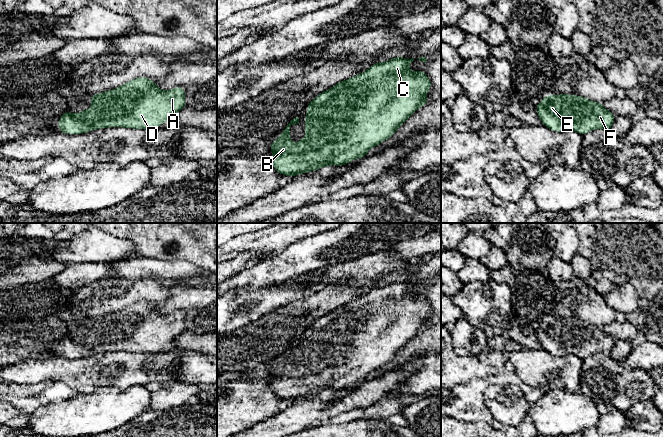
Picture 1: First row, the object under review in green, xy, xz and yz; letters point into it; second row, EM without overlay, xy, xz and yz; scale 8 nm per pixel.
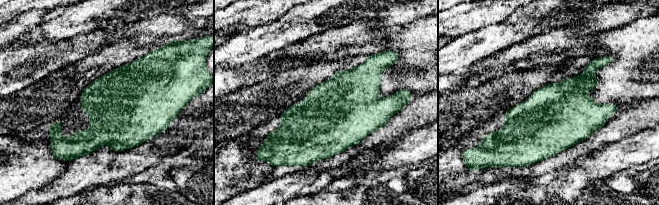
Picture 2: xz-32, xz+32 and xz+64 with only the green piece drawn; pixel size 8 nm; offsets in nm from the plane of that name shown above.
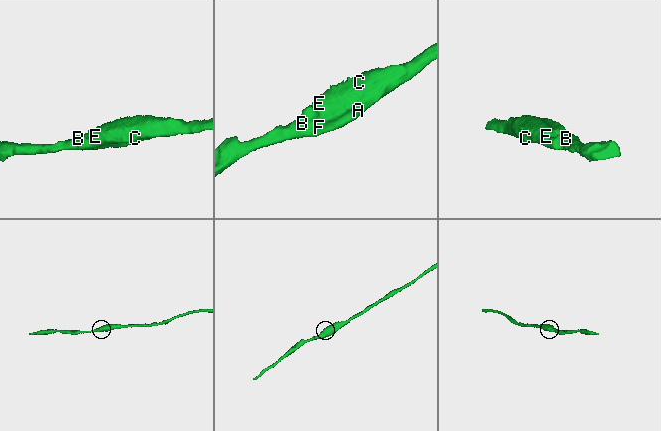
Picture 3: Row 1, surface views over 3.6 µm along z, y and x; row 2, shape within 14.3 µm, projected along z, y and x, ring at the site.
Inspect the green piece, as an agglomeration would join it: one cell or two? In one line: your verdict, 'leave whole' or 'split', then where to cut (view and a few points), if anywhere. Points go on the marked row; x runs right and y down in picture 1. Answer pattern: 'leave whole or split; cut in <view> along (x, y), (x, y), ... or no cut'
leave whole; no cut

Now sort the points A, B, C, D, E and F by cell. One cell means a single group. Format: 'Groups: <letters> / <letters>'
Groups: A B C D E F

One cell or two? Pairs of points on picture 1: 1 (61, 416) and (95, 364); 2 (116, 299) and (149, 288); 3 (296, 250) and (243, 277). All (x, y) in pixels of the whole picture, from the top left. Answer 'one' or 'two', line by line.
1: two
2: one
3: one

